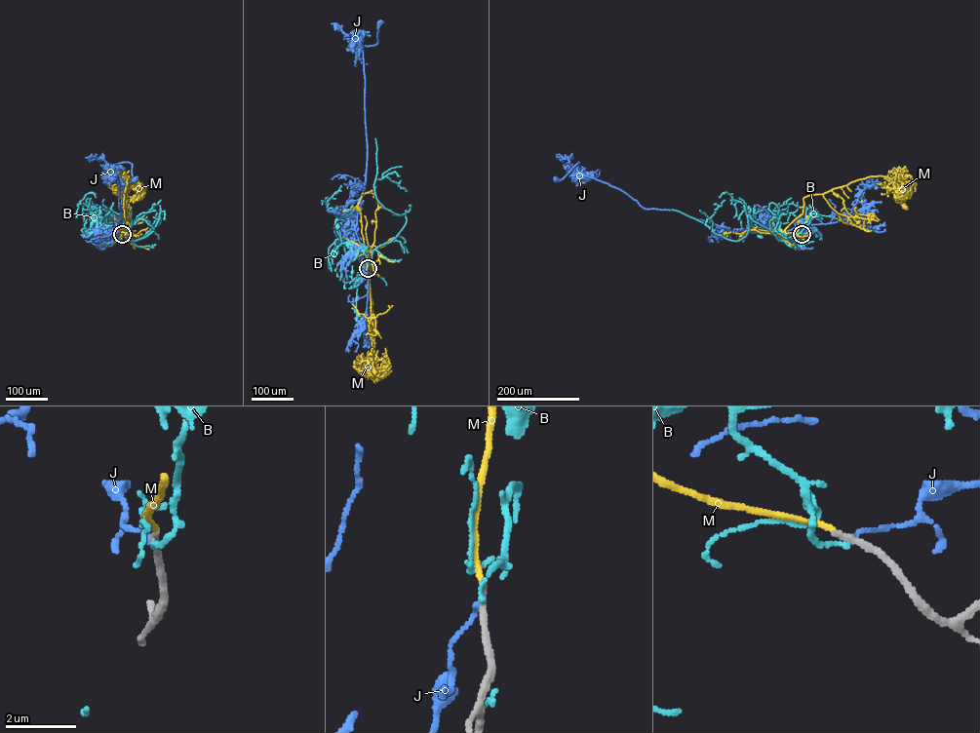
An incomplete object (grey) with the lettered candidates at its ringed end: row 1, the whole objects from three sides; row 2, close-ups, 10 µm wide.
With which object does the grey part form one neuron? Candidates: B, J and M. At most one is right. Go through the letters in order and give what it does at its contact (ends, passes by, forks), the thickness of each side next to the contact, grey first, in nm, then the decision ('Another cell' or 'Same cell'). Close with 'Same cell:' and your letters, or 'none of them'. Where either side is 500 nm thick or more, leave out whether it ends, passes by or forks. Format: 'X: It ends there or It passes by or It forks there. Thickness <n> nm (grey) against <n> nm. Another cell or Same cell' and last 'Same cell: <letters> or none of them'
B: It ends there. Thickness 220 nm (grey) against 100 nm. Another cell
J: It ends there. Thickness 240 nm (grey) against 120 nm. Another cell
M: It ends there. Thickness 180 nm (grey) against 110 nm. Same cell
Same cell: M

